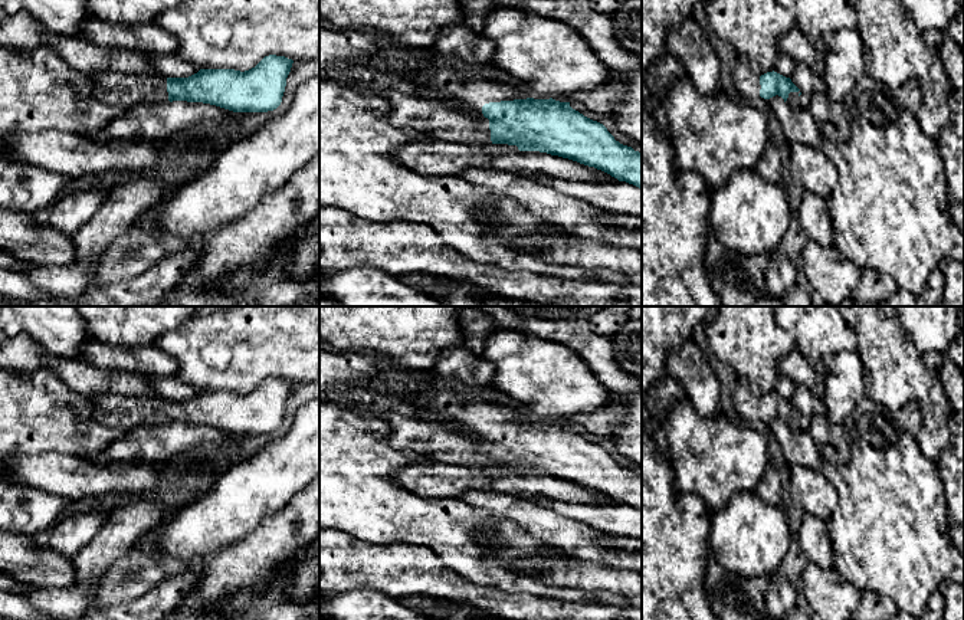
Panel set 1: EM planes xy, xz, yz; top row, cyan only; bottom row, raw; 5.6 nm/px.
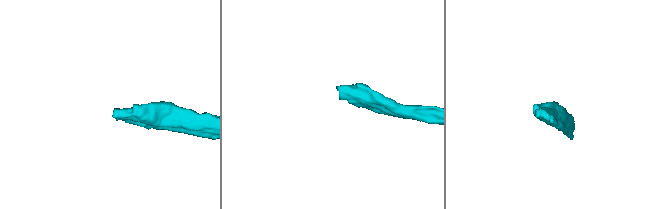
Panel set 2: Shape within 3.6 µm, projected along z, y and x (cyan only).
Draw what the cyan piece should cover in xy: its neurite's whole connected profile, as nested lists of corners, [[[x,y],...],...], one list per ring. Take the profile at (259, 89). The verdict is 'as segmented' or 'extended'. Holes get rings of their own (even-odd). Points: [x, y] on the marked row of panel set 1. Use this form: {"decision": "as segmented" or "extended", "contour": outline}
{"decision": "extended", "contour": [[[269,55],[245,72],[200,69],[188,78],[167,78],[155,72],[94,70],[86,76],[92,98],[125,109],[140,104],[187,101],[233,112],[268,112],[281,105],[292,63],[285,56]]]}

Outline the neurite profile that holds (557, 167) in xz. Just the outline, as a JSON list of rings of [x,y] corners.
[[[430,140],[396,150],[399,164],[426,175],[456,177],[463,168],[514,171],[525,177],[542,174],[568,181],[619,181],[577,161],[540,151],[519,151],[508,144],[472,144]]]

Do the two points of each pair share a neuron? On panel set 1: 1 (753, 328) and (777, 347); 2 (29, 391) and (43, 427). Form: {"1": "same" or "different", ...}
{"1": "same", "2": "same"}

